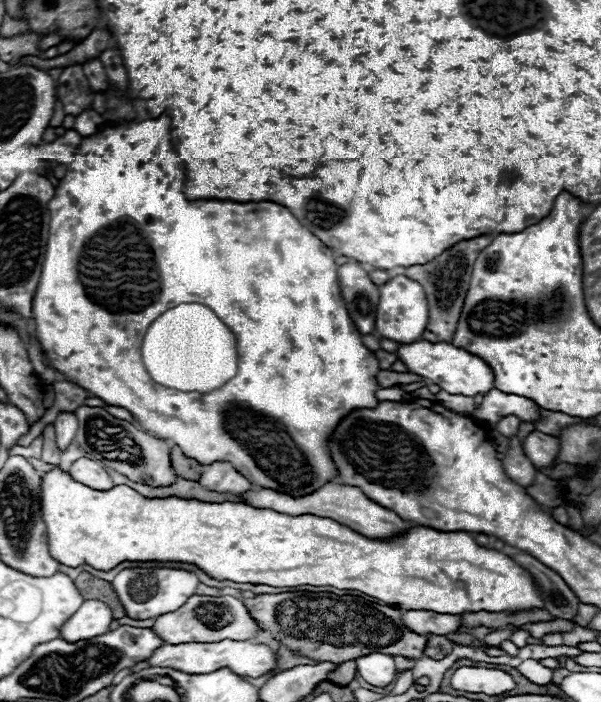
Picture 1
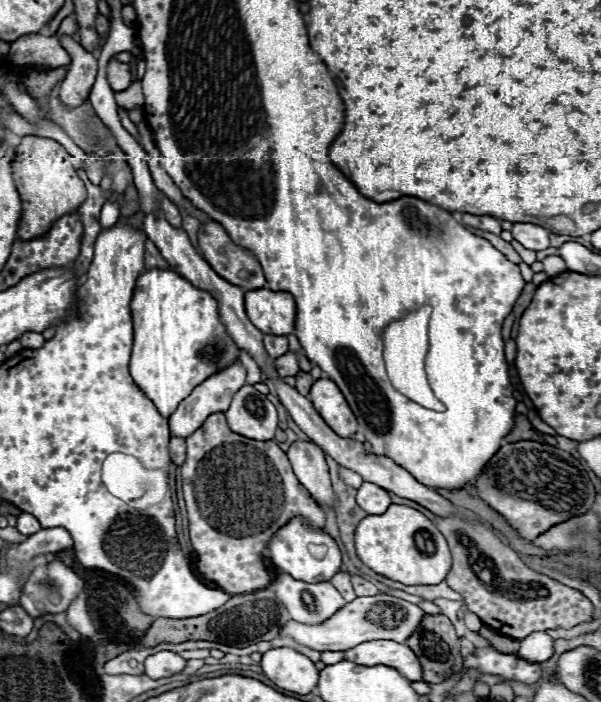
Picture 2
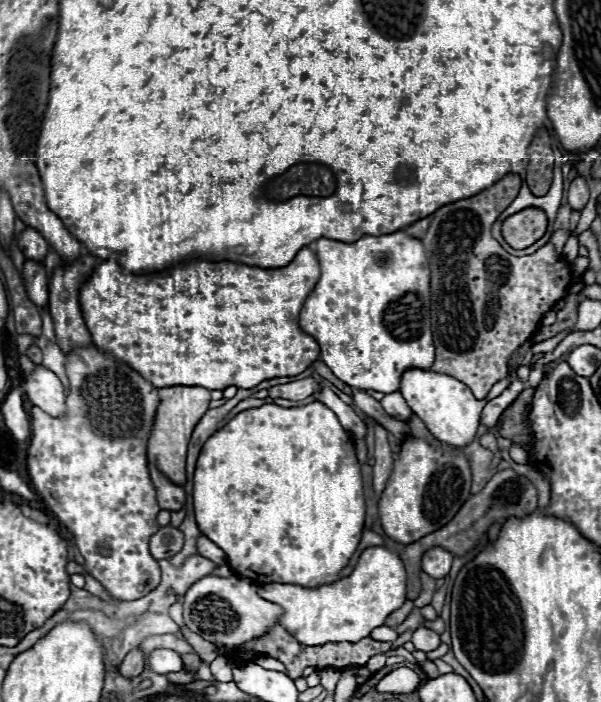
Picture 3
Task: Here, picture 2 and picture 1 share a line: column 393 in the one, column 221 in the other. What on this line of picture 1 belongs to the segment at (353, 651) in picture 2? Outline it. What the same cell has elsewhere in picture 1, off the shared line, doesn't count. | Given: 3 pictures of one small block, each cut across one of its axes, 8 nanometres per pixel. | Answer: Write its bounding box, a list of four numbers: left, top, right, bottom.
[148,640,278,678]

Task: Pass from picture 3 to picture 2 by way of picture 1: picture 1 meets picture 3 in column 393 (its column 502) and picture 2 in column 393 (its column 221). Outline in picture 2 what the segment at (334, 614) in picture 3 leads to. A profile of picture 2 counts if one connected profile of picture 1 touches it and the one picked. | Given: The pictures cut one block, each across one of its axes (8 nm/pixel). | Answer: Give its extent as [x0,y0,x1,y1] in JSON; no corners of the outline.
[356,504,452,586]

